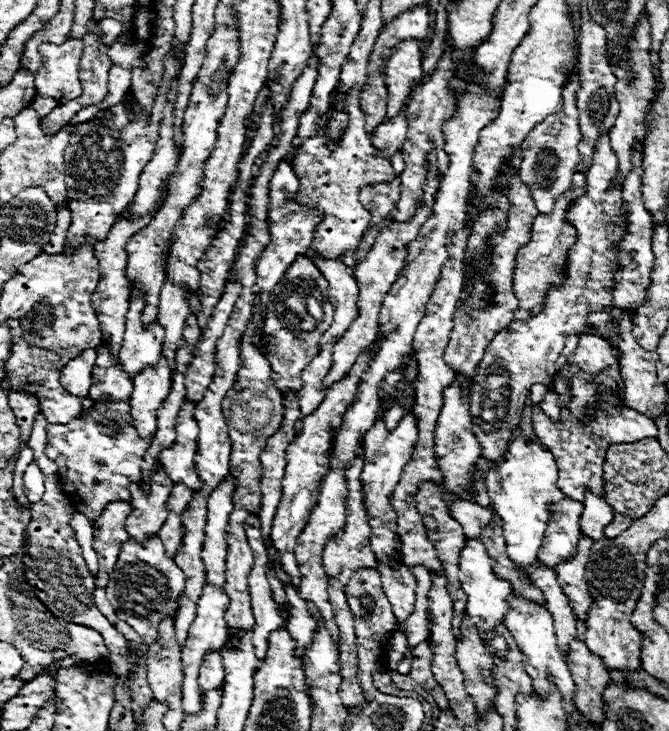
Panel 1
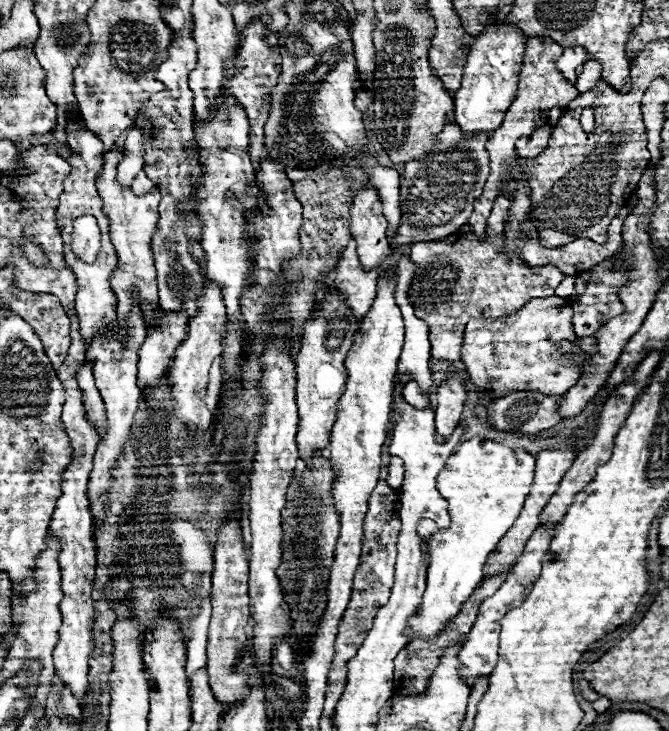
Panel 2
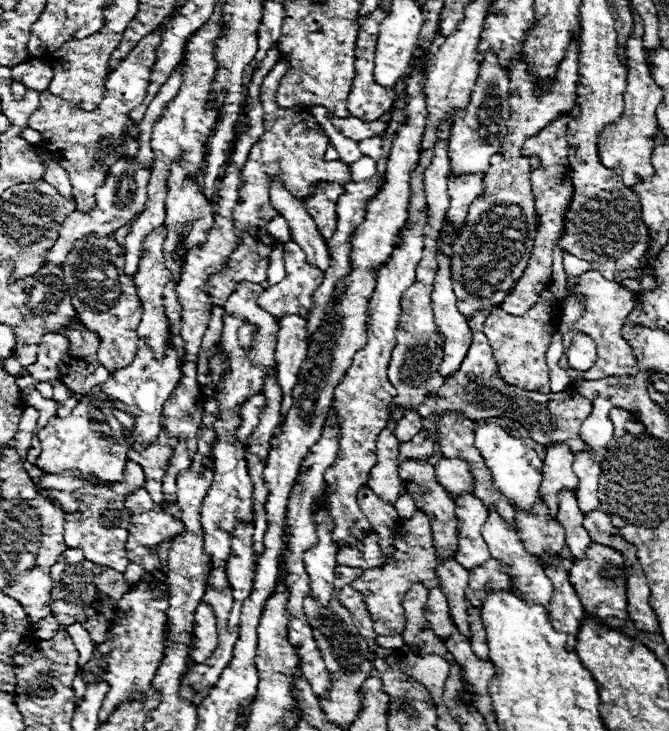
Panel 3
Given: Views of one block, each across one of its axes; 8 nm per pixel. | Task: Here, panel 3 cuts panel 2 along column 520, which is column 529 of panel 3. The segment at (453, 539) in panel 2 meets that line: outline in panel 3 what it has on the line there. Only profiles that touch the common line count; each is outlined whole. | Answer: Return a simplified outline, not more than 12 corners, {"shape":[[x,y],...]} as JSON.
{"shape":[[498,424],[474,428],[496,488],[532,508],[542,482],[538,454]]}

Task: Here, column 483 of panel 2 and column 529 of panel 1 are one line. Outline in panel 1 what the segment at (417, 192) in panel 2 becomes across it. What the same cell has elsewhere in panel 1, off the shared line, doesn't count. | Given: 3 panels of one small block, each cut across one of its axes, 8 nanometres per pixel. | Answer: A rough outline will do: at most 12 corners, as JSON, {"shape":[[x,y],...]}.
{"shape":[[574,66],[564,108],[524,140],[520,180],[540,214],[572,186],[582,156]]}

